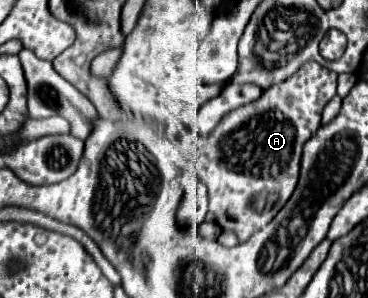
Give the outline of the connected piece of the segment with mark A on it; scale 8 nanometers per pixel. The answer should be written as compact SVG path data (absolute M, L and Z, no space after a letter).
M304 63L292 77L262 91L262 95L222 117L206 137L196 137L196 149L192 153L194 173L204 181L208 189L208 213L216 215L216 223L222 229L236 233L238 241L246 241L252 233L272 221L272 217L290 199L294 185L298 183L302 145L320 127L324 105L336 95L336 73L330 73L318 63Z

